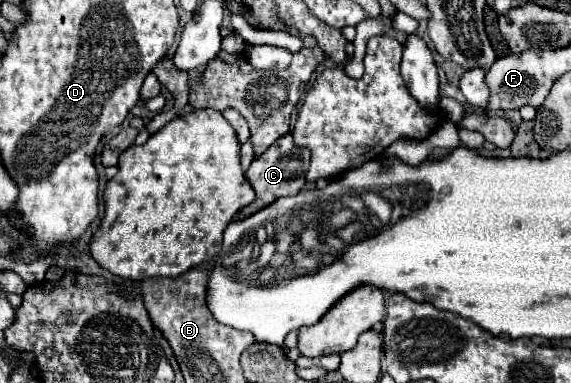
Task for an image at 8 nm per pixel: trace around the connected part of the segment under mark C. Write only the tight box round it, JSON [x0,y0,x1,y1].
[236,133,310,219]

